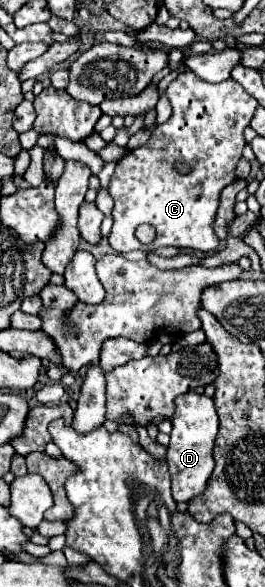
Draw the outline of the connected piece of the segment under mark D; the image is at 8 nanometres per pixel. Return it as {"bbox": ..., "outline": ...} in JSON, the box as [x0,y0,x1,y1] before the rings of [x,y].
{"bbox":[167,393,217,501],"outline":[[[185,393],[175,399],[175,413],[171,415],[173,431],[171,445],[167,447],[167,465],[171,473],[171,493],[175,501],[189,501],[195,495],[201,495],[207,487],[207,479],[213,471],[213,443],[217,435],[217,411],[215,403],[207,395]]]}

